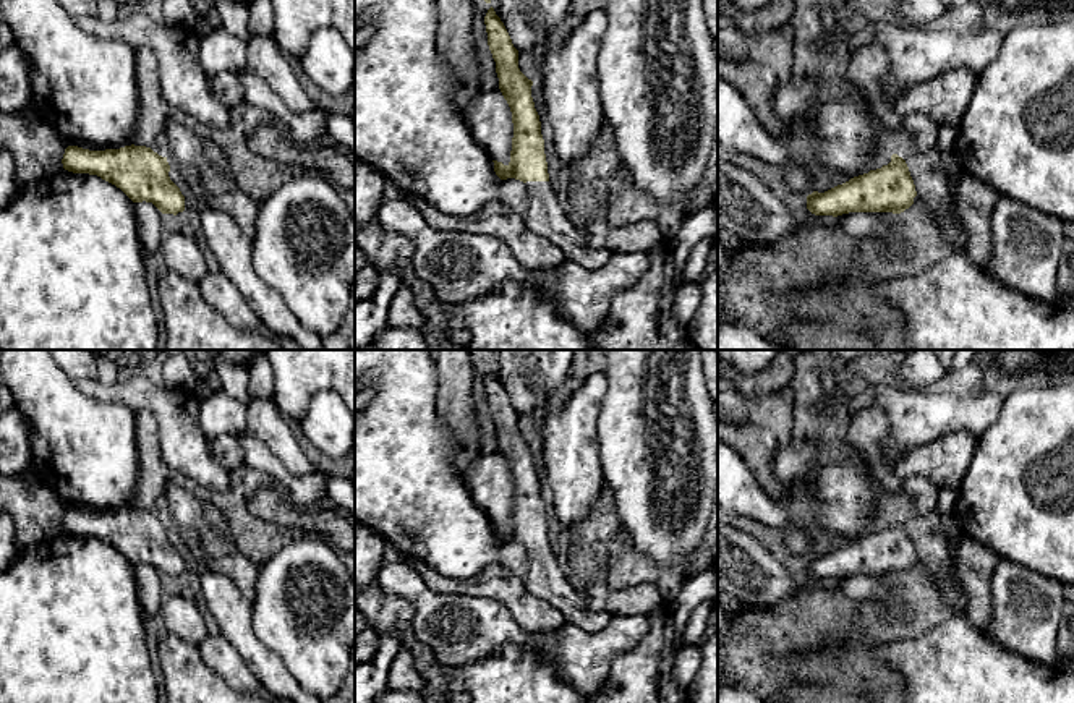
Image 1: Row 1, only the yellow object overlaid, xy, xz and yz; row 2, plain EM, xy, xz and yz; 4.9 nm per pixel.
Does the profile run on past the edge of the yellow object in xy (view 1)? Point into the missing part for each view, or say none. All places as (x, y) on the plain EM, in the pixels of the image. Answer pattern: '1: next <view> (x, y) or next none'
1: next none

